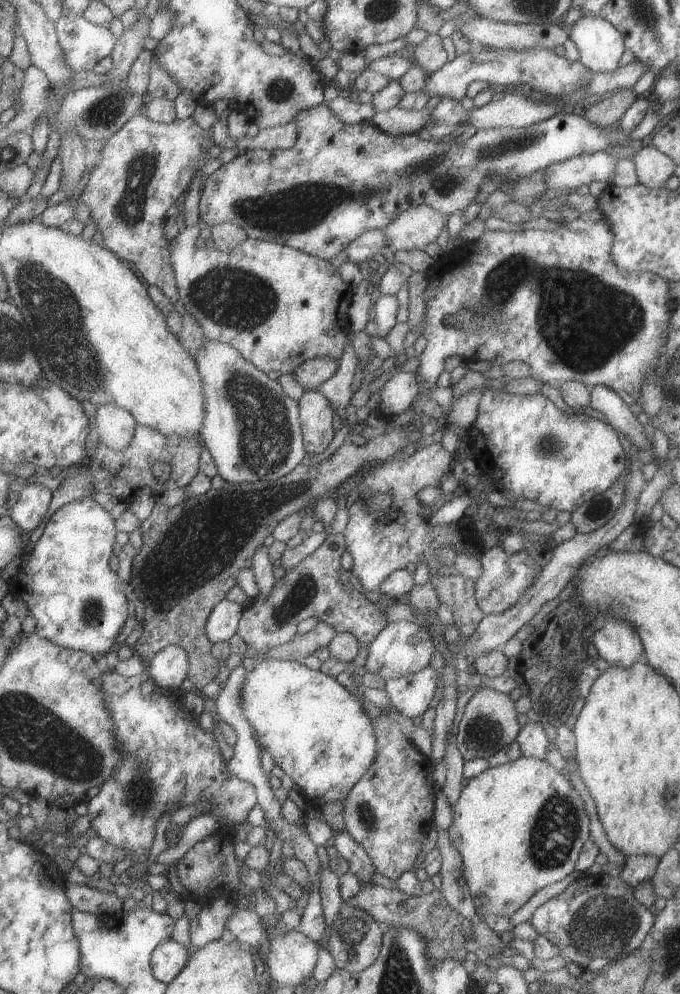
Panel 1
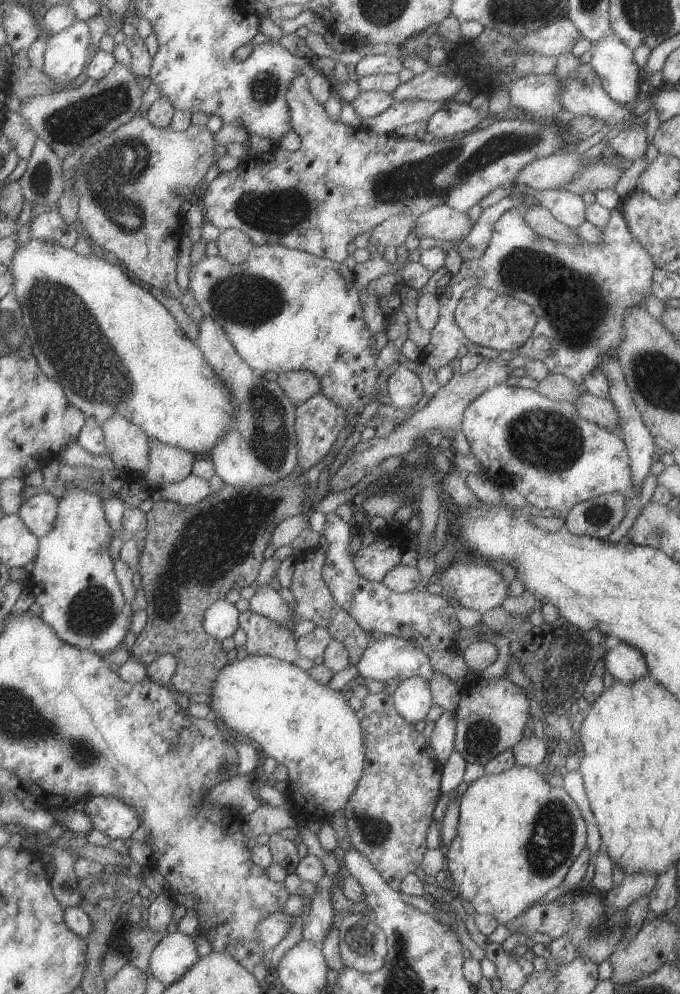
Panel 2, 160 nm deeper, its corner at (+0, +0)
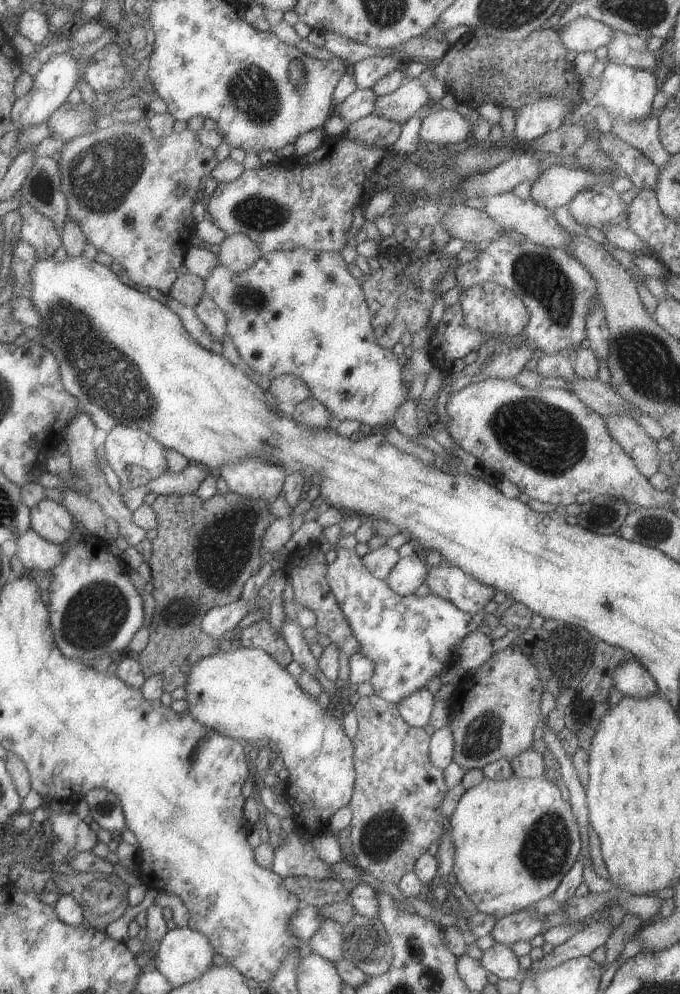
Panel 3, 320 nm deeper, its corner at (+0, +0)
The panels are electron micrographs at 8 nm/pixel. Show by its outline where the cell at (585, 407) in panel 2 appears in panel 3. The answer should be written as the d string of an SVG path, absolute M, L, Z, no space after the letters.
M609 414L603 416L605 428L615 442L635 464L637 471L649 479L656 474L660 461L656 441L649 438L649 434L635 422L631 417Z

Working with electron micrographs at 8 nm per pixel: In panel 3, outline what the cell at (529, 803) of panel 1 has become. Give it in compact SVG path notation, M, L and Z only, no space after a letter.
M512 774L505 780L483 778L477 786L463 792L449 816L449 836L454 849L452 872L474 904L475 913L499 920L549 897L579 855L581 841L577 825L571 806L561 798L558 787L544 777L521 778Z

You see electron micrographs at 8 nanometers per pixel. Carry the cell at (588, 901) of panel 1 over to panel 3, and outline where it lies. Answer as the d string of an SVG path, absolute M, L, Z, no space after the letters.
M532 908L524 909L496 920L491 938L495 943L510 946L513 942L529 941L533 936L542 933L543 918L538 916Z

